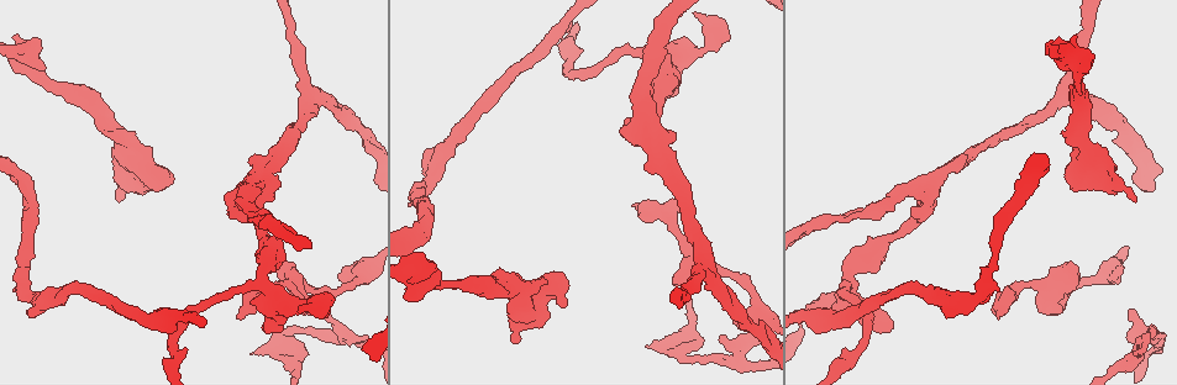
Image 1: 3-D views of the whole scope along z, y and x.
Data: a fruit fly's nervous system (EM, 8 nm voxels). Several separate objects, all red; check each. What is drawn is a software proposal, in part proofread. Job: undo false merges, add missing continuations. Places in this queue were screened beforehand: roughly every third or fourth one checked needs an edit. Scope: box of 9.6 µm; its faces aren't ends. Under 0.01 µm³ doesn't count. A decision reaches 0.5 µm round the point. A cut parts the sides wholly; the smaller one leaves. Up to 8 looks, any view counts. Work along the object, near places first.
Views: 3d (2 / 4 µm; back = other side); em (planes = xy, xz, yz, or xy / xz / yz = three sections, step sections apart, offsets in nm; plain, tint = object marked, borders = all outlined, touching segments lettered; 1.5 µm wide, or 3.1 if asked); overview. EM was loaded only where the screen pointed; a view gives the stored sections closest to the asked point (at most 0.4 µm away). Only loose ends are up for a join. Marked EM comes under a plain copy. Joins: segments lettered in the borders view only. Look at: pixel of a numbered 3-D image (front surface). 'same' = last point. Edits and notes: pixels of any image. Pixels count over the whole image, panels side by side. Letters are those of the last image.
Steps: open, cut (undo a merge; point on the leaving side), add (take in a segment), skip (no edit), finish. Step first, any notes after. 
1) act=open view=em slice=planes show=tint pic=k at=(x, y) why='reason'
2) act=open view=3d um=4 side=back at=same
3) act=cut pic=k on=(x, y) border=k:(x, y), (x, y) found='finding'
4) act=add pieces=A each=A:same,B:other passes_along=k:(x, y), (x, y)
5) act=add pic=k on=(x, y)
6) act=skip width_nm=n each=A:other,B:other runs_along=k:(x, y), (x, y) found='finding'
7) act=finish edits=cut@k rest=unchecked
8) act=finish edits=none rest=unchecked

act=open view=em slice=planes show=tint pic=1 at=(236, 315) why='free end'

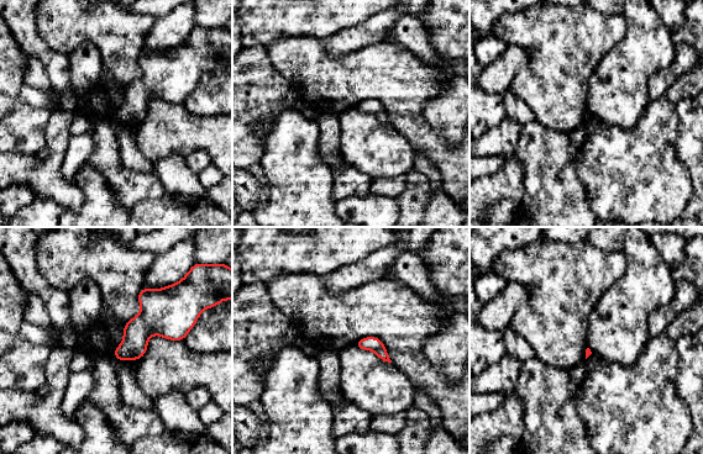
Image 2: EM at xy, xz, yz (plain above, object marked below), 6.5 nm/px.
act=open view=em slice=planes show=borders at=same why='what lies round it'

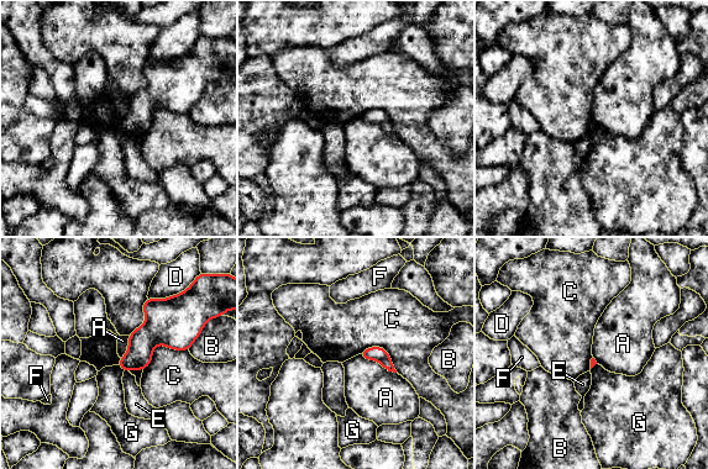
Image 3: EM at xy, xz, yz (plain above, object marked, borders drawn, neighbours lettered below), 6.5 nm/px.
act=skip longest_contact=C:340nm each=A:other,B:other,C:other,D:other,E:other,F:other,G:other border=3:(358, 354), (396, 373) found='no lettered segment goes on from it'

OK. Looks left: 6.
act=open view=3d um=4 side=back pic=1 at=(1152, 334) why='abrupt turn'

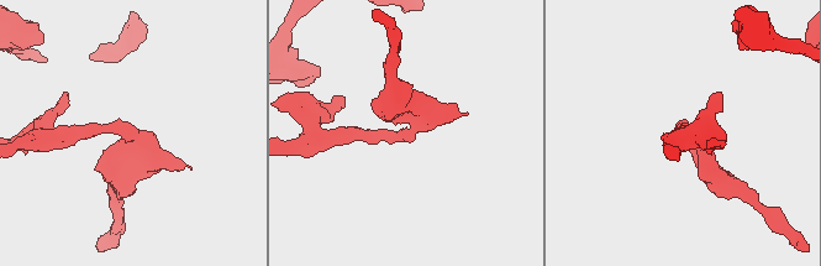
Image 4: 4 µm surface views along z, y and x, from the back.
act=open view=em slice=yz step=8 show=tint pic=4 at=(410, 132) arm_widths_nm=190,280 why='shape alone is not enough'

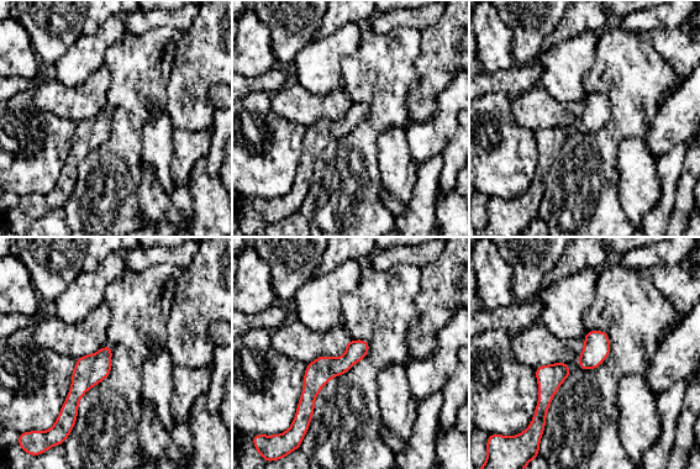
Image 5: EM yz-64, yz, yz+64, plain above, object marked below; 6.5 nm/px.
act=open view=em slice=planes show=borders at=same

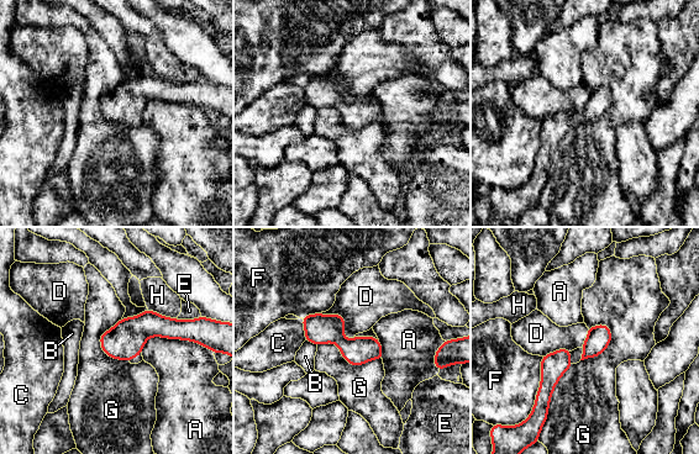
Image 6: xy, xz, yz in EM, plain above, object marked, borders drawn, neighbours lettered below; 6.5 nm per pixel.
act=skip each=A:other,B:other,C:other,D:other,E:other,F:other,G:other,H:other found='continuous, no second cell'

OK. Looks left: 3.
act=open view=em slice=xy step=8 show=borders pic=1 at=(120, 199)

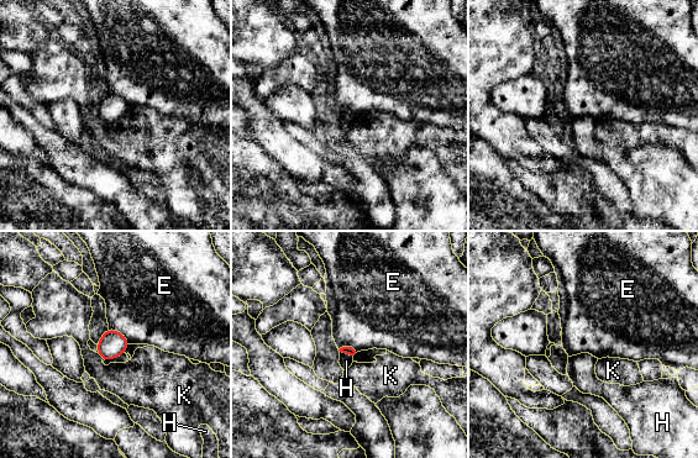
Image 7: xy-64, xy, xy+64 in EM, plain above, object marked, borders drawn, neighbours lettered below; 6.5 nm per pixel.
act=open view=em slice=planes show=borders at=same

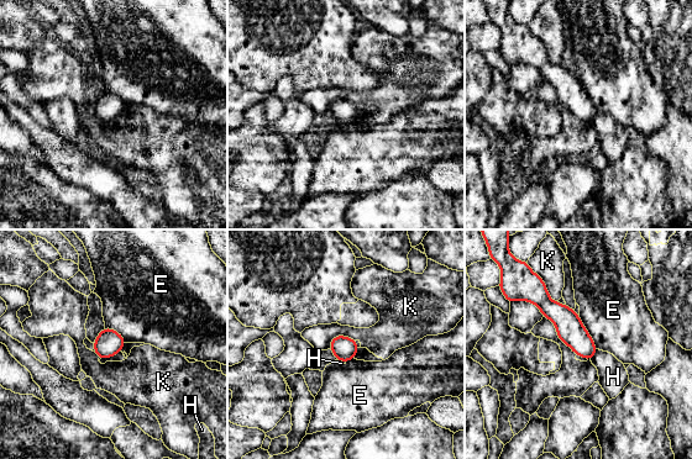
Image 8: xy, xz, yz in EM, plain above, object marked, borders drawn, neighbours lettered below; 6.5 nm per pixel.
act=skip each=E:other,H:other,K:other runs_along=8:(536, 291), (569, 326), (588, 355) found='none of them fits'

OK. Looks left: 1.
act=finish edits=none rest=unchecked

